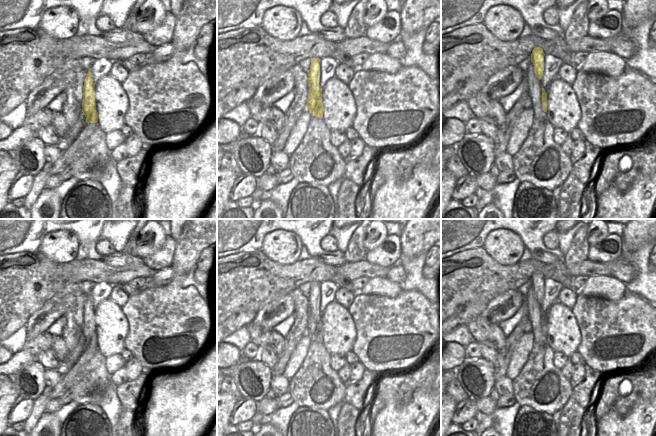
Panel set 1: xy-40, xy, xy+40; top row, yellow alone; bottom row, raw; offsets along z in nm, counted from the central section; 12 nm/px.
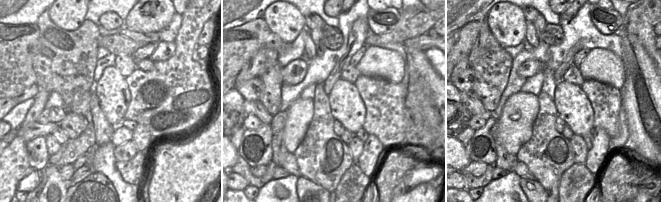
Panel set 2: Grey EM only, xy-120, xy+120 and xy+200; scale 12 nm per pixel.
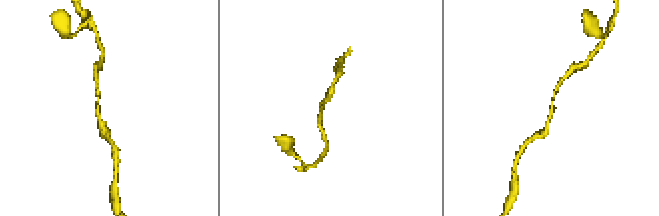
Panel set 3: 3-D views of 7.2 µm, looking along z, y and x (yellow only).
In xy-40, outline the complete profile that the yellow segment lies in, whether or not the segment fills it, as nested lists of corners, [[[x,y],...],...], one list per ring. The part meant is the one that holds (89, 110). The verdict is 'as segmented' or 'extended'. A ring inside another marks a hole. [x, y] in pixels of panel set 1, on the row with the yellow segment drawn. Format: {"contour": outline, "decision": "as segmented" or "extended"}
{"contour": [[[91,69],[84,80],[82,112],[86,117],[86,123],[97,123],[98,112],[95,101],[95,83],[92,79]]], "decision": "as segmented"}

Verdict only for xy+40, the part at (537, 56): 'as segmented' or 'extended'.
as segmented

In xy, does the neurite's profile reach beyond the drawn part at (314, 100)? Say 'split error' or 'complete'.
complete

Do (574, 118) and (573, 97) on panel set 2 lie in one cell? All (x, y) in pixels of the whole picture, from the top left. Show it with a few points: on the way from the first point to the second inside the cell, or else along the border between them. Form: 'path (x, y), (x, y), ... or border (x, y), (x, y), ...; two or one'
path (574, 113), (573, 102); one

